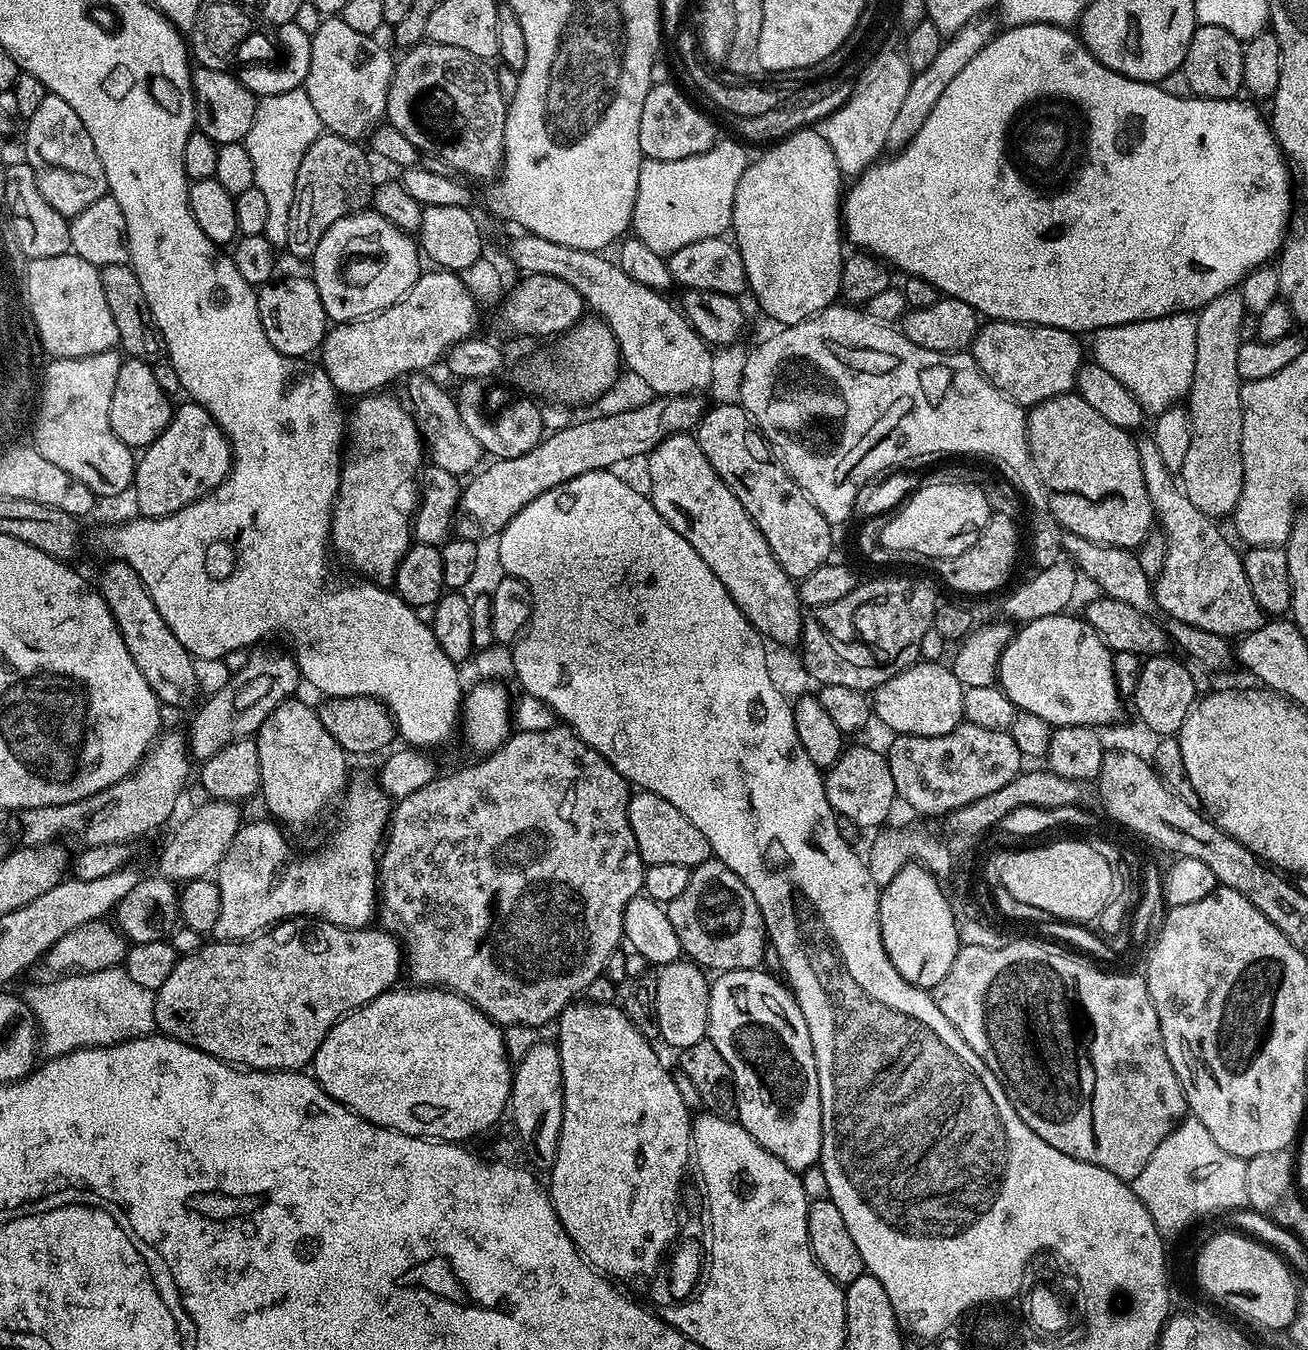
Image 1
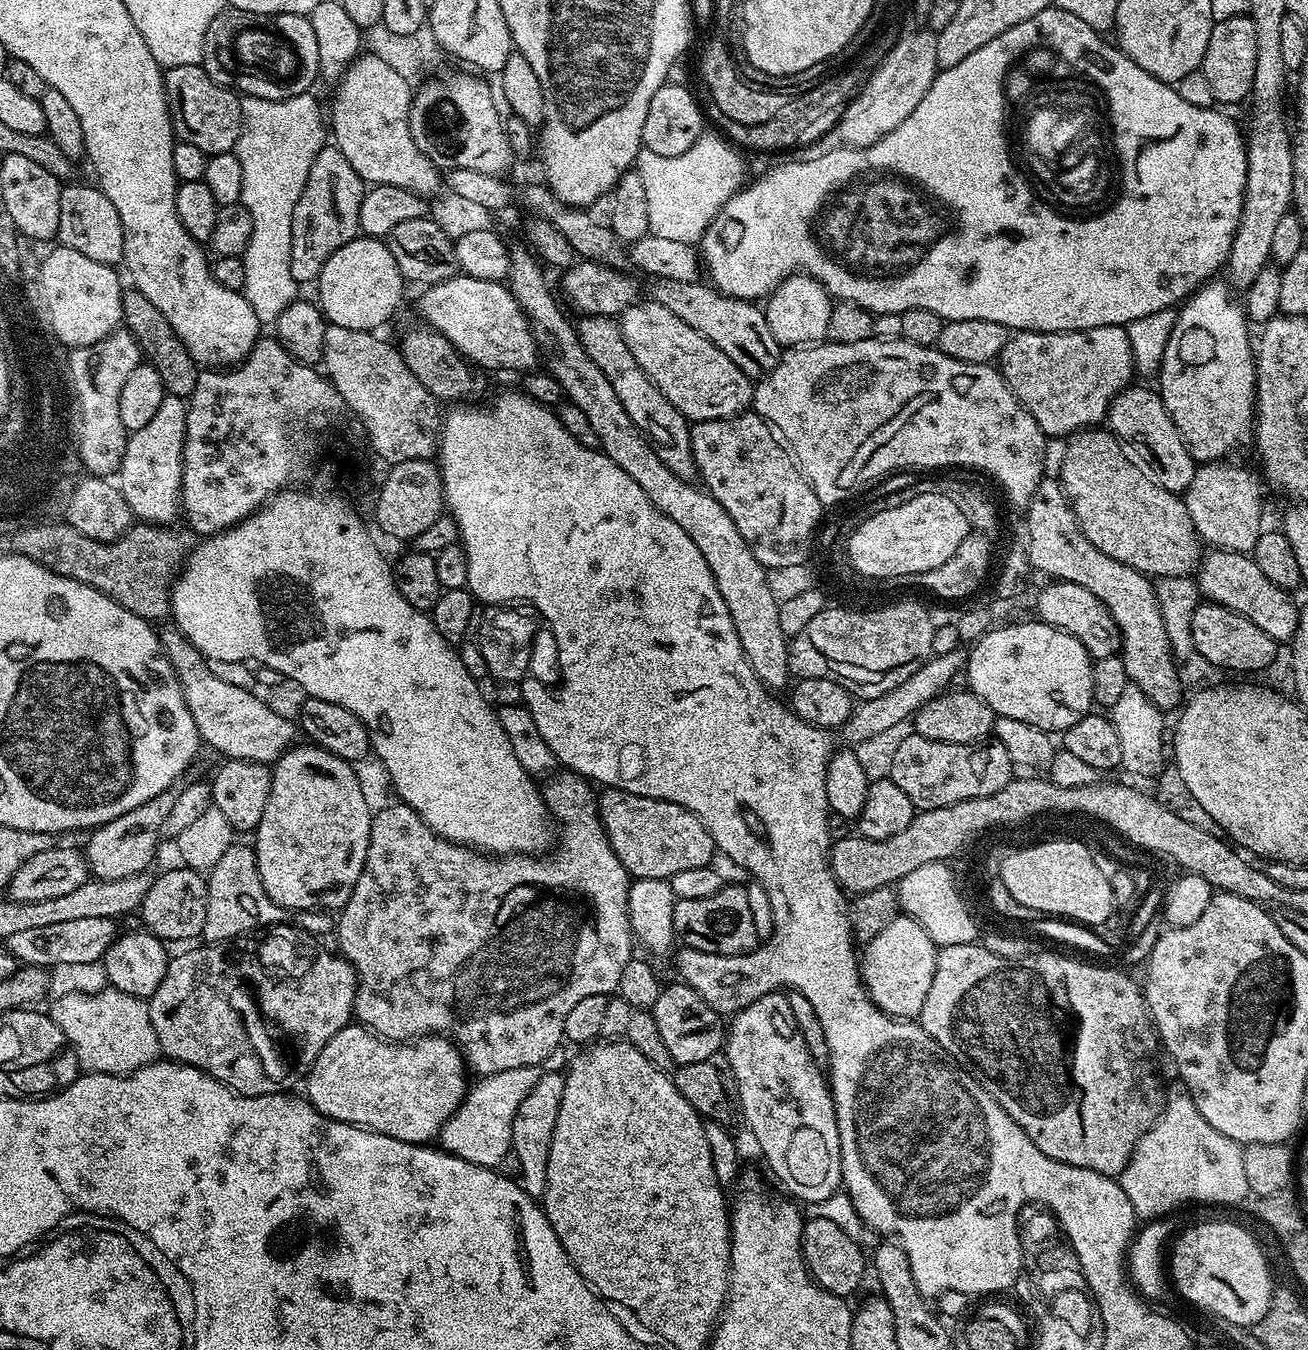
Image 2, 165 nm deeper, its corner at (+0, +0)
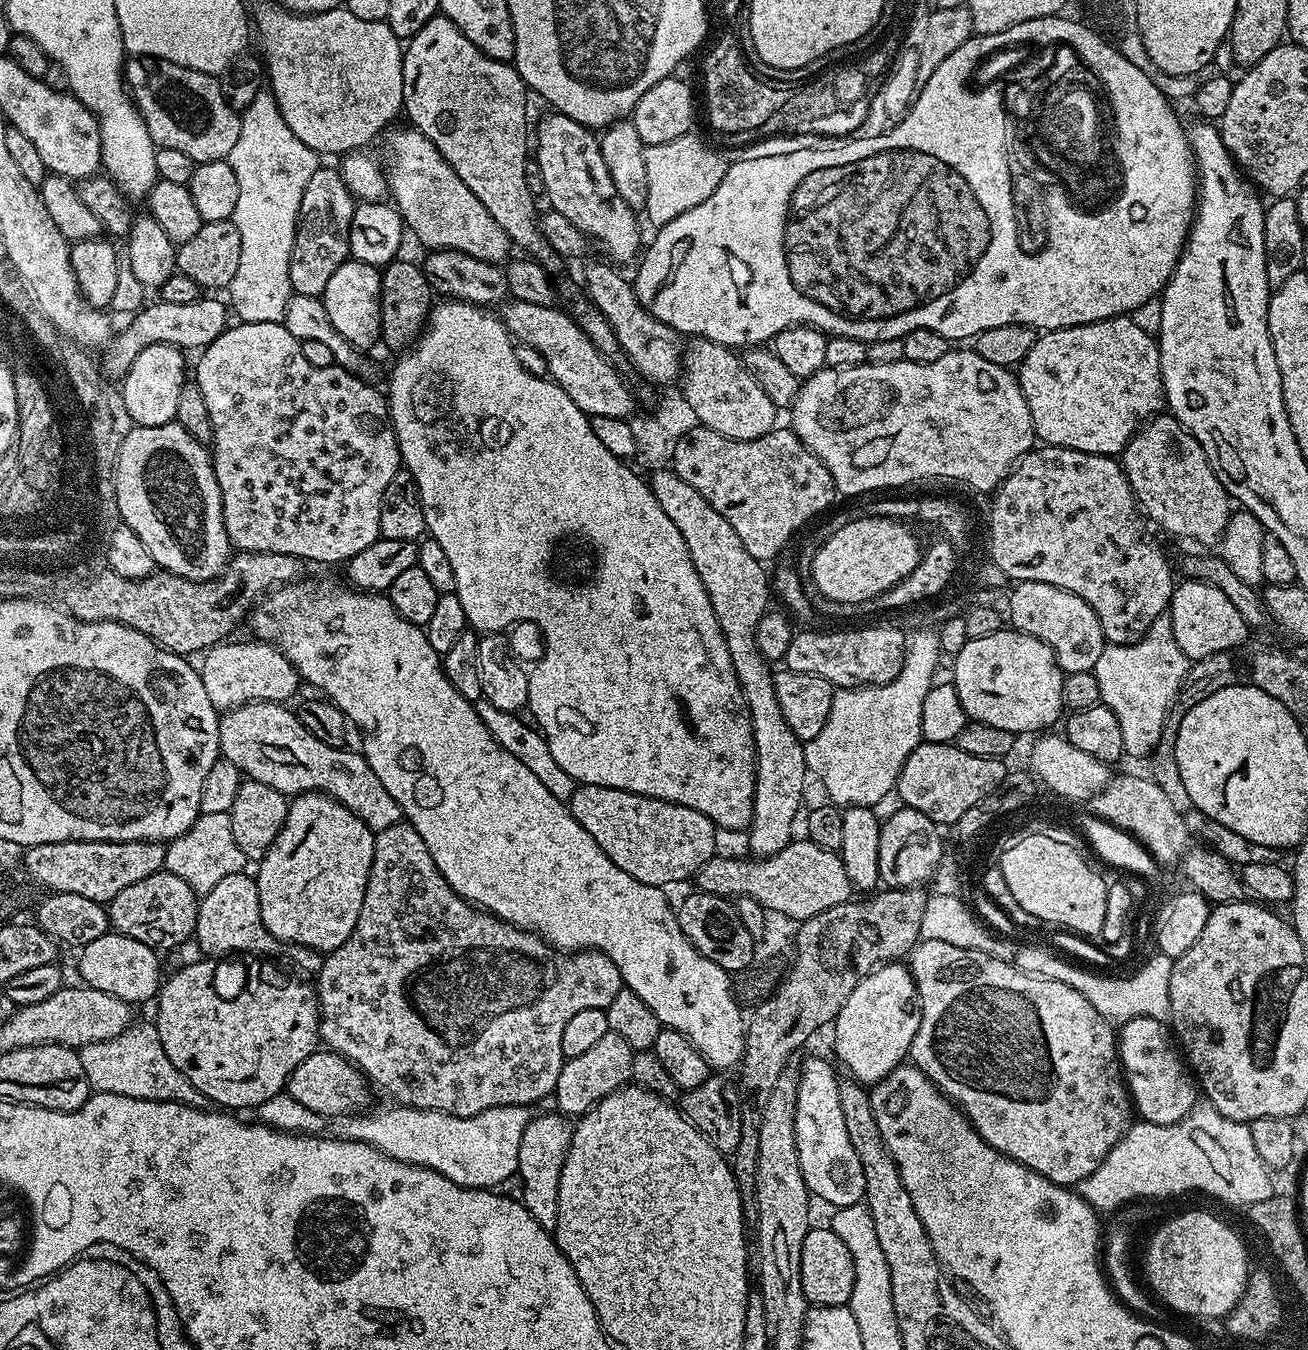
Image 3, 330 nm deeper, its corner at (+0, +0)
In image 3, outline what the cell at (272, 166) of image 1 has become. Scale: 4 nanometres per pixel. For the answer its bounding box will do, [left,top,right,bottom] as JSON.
[226,90,322,324]

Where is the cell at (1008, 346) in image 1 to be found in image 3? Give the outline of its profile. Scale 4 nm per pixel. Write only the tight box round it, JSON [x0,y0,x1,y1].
[1018,316,1166,457]

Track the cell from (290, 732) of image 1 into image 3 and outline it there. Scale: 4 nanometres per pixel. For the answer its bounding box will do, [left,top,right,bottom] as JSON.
[254,792,376,954]

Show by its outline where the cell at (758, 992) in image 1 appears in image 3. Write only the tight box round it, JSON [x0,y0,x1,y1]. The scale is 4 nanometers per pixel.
[794,1060,866,1209]

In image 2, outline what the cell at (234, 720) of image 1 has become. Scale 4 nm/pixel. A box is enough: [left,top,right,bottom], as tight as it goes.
[82,787,177,880]

